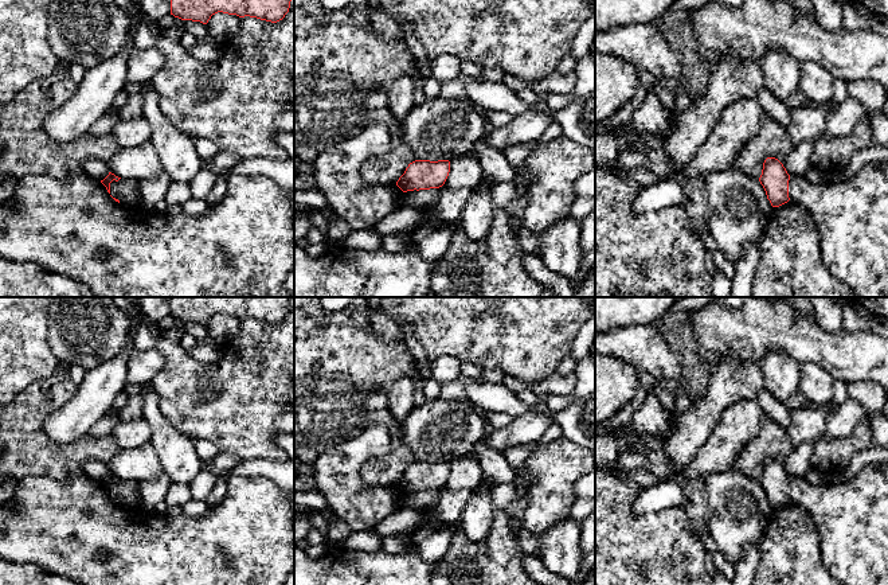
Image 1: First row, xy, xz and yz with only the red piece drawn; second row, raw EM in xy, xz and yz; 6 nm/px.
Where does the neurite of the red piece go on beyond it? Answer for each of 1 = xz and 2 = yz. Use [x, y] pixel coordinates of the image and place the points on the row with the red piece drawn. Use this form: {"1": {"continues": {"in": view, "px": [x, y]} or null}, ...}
{"1": {"continues": null}, "2": {"continues": null}}

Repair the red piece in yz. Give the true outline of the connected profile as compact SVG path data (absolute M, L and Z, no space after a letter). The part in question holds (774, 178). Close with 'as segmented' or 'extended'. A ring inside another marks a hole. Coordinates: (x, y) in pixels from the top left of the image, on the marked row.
M767 157L764 160L759 182L772 207L779 207L790 200L789 180L790 175L778 159Z; as segmented

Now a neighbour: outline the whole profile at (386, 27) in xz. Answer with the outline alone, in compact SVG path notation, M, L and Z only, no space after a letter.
M369 7L369 20L373 32L386 42L406 42L398 20L390 15Z

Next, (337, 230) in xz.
M330 214L325 235L333 242L344 242L352 231L351 226L340 217Z

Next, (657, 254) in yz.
M595 165L595 297L715 297L712 274L704 262L707 250L684 207L635 214L633 202L641 190L638 182Z

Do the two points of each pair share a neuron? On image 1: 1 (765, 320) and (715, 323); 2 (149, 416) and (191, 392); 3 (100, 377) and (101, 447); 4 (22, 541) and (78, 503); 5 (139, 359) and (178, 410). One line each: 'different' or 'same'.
1: same
2: different
3: different
4: same
5: different

